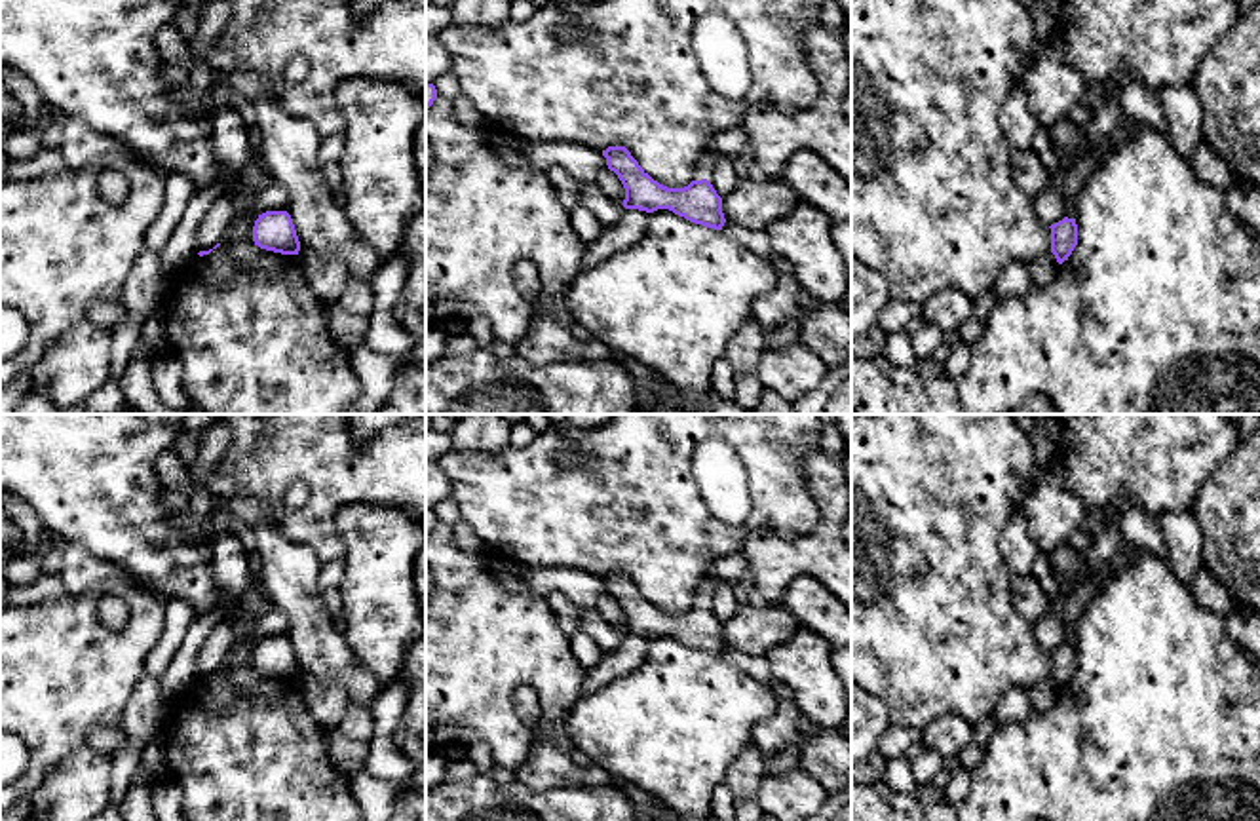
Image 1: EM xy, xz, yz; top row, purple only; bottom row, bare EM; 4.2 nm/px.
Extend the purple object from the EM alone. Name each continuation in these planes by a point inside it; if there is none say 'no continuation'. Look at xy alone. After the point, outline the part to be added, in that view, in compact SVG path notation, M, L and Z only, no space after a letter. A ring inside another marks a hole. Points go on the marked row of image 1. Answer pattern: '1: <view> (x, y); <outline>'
no continuation

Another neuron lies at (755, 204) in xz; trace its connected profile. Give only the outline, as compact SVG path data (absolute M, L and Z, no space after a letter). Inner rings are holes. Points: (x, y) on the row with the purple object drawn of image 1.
M745 179L737 188L722 198L722 213L728 222L762 230L770 222L783 220L800 203L798 192L779 179Z

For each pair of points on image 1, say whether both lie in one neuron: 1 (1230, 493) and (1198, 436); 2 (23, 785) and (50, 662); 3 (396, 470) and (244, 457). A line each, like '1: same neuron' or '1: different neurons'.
1: different neurons
2: same neuron
3: same neuron

